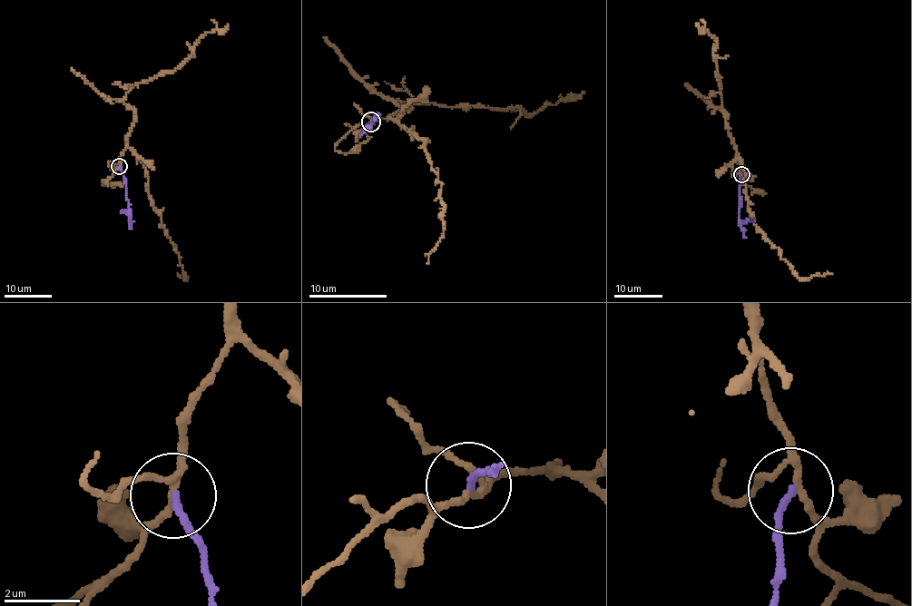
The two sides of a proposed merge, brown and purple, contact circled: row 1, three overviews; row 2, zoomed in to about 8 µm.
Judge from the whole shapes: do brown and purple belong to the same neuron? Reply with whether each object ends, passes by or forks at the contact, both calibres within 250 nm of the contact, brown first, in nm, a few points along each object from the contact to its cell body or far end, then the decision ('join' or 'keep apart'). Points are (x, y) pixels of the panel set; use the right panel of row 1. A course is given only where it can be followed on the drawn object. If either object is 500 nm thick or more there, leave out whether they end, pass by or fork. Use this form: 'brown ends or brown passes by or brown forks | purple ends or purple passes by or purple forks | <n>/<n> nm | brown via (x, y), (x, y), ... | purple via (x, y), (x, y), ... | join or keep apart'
brown forks | purple ends | 140/180 nm | brown via (741, 175), (737, 155), (744, 171), (745, 197), (751, 219), (794, 273), (802, 278), (833, 273) | purple via (741, 175), (739, 223), (743, 238) | join

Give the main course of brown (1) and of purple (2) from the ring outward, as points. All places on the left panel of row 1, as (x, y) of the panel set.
1: (120, 166), (122, 153), (129, 147), (143, 165), (152, 204), (188, 279), (179, 276)
2: (120, 166), (132, 229)

